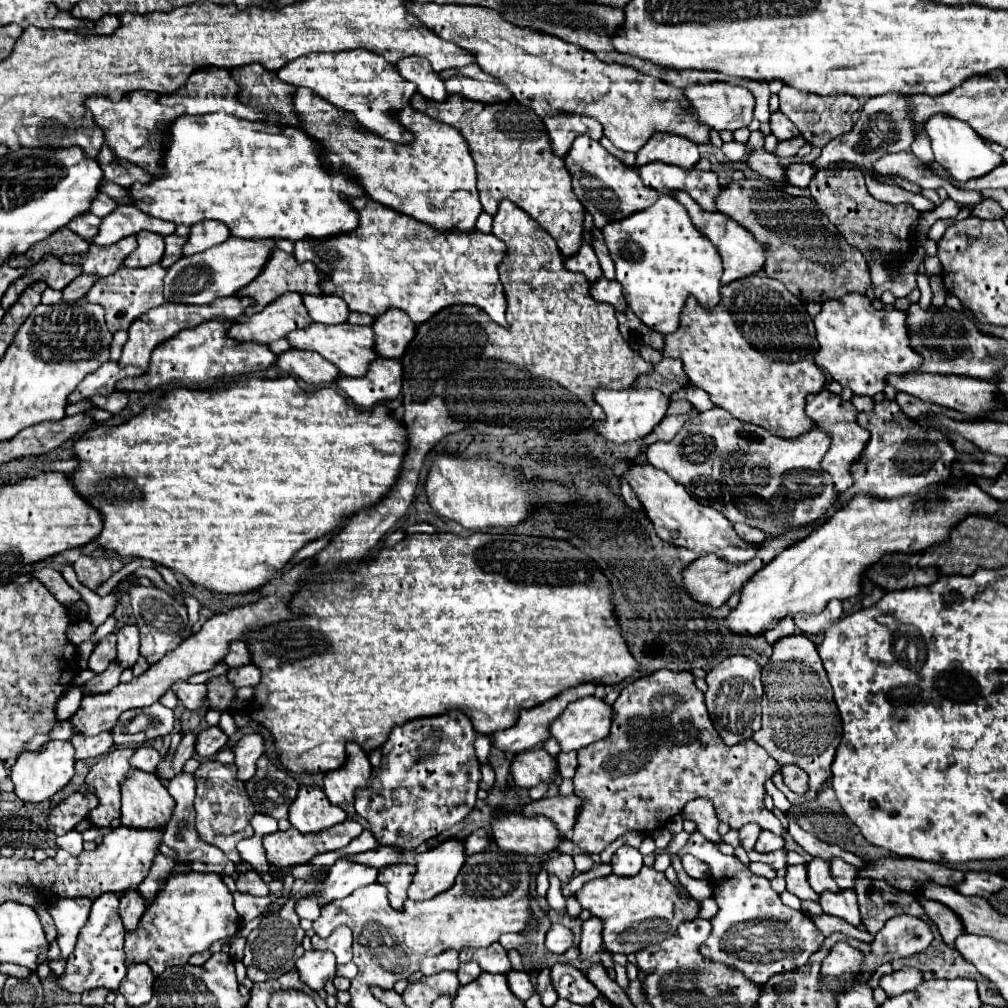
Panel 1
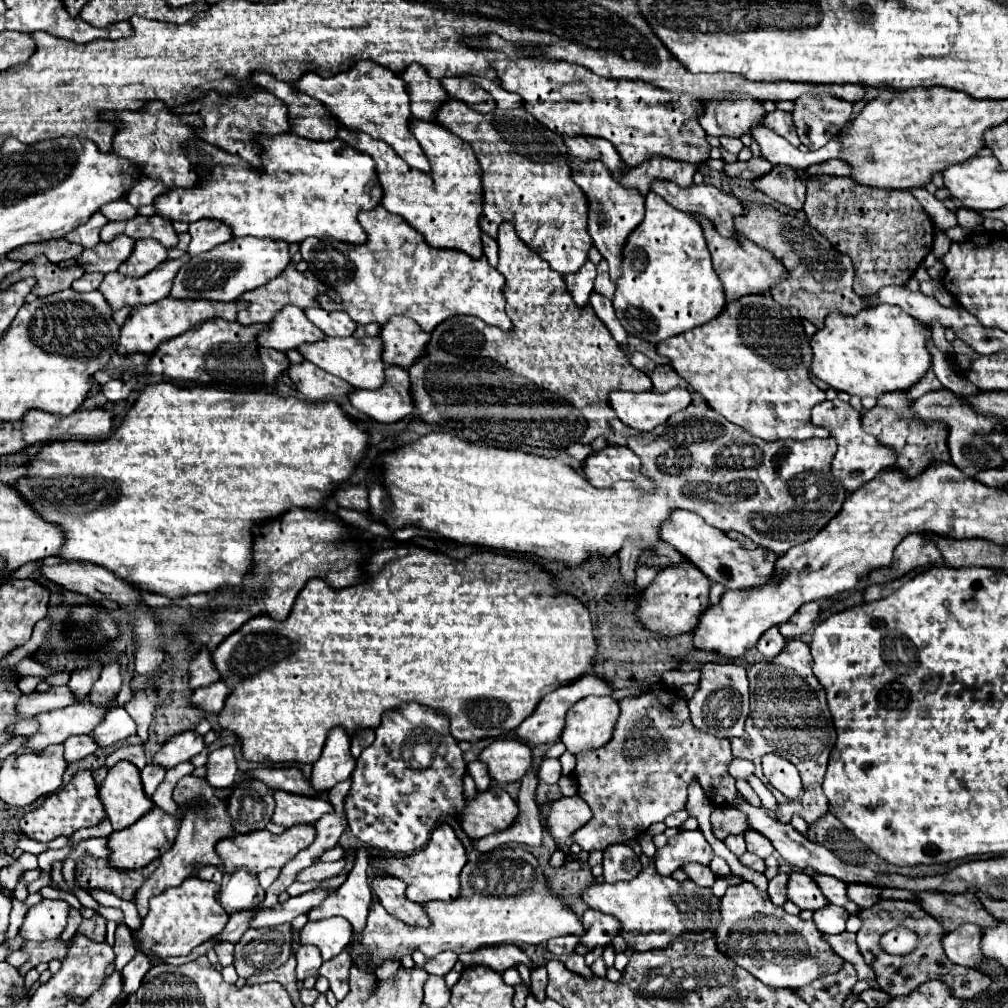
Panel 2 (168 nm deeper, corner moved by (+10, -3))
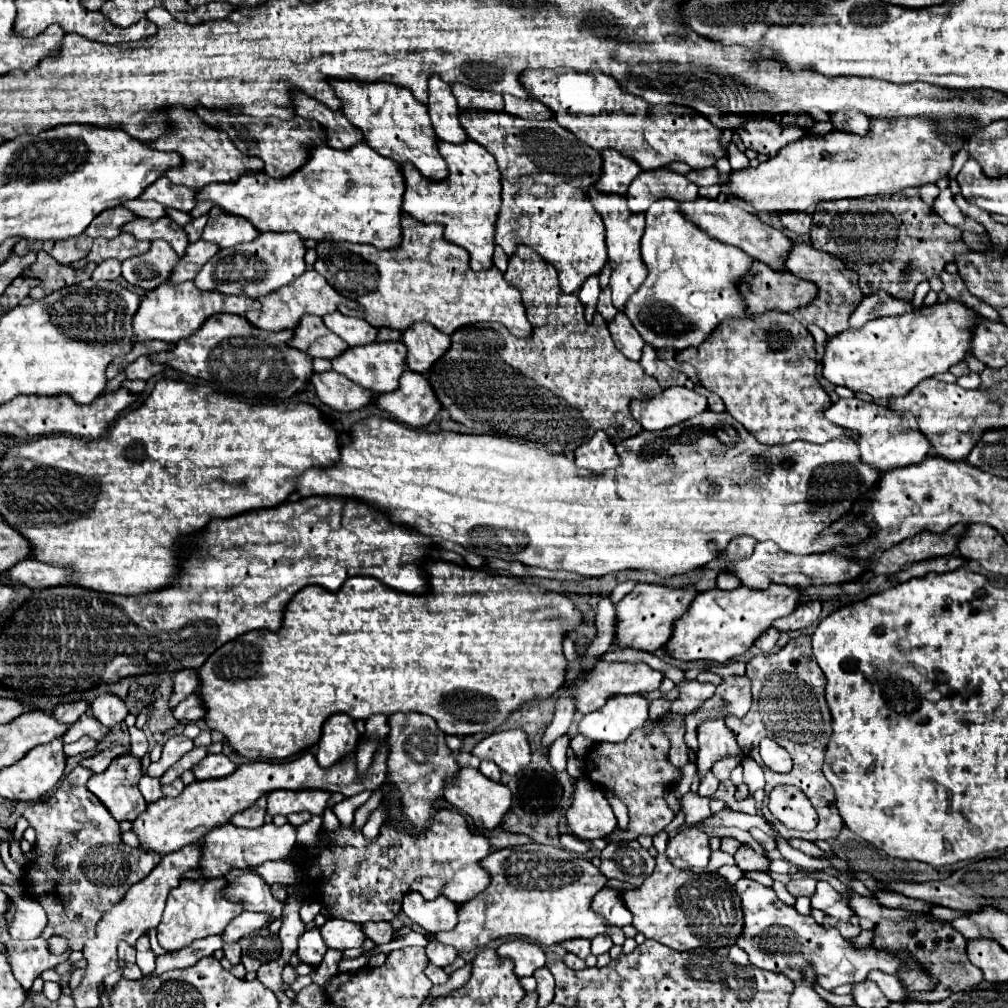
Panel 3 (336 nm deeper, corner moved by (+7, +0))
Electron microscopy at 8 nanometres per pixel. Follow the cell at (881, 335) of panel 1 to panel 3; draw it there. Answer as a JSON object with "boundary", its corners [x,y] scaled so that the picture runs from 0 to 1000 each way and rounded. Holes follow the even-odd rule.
{"boundary":[[[947,298],[932,300],[928,304],[892,312],[892,313],[866,315],[864,319],[860,319],[850,327],[838,327],[820,337],[818,351],[814,357],[816,373],[828,383],[840,383],[846,389],[858,389],[858,391],[864,391],[866,395],[896,393],[904,389],[916,375],[924,375],[928,371],[939,369],[941,363],[957,355],[957,351],[963,347],[961,335],[967,319],[969,319],[969,312],[957,302]]]}

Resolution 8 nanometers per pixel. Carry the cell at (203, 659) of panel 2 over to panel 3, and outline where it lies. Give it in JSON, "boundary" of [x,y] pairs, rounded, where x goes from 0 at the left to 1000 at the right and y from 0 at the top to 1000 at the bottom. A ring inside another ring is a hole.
{"boundary":[[[182,663],[182,667],[178,665],[174,669],[174,681],[172,681],[172,690],[170,690],[170,700],[178,698],[182,692],[186,692],[188,688],[191,688],[197,683],[197,669],[195,665],[189,663]]]}

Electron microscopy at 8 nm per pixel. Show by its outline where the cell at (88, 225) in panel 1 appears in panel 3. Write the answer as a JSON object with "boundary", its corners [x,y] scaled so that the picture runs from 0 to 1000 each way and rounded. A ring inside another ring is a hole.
{"boundary":[[[116,204],[98,212],[98,216],[94,216],[90,224],[86,224],[84,232],[88,236],[114,236],[118,232],[118,226],[132,216],[134,214],[128,208],[122,208],[122,204]]]}

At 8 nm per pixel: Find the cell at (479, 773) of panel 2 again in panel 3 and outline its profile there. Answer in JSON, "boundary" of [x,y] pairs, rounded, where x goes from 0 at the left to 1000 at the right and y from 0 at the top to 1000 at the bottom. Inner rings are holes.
{"boundary":[[[479,754],[479,756],[477,756],[477,760],[475,760],[475,766],[477,766],[479,770],[483,770],[483,772],[491,774],[491,776],[495,776],[495,774],[497,774],[497,764],[495,764],[495,762],[493,762],[493,758],[491,758],[491,756],[487,756],[487,754]]]}

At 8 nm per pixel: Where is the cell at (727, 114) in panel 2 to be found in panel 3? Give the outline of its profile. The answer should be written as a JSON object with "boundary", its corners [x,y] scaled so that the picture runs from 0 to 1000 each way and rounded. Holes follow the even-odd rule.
{"boundary":[[[747,117],[737,121],[735,125],[727,127],[727,133],[731,133],[739,147],[745,147],[753,153],[767,155],[777,145],[793,139],[799,135],[799,127],[795,125],[781,125],[775,121],[769,121],[767,117]]]}

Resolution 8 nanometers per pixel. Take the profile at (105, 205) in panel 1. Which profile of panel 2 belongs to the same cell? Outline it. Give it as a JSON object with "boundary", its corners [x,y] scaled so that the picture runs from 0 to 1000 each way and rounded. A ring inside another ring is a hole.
{"boundary":[[[123,197],[103,203],[103,207],[99,207],[99,211],[105,213],[109,219],[125,219],[125,217],[137,215],[137,207],[127,203],[127,199],[123,199]]]}

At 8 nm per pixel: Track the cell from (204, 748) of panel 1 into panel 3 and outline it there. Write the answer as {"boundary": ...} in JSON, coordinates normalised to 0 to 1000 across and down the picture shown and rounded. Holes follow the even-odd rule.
{"boundary":[[[172,730],[172,732],[168,732],[168,734],[164,736],[164,740],[162,740],[160,752],[158,752],[156,756],[150,756],[150,758],[148,758],[146,768],[158,772],[158,770],[164,768],[182,748],[186,748],[191,740],[193,740],[191,734],[186,734],[186,732],[182,732],[182,730]]]}

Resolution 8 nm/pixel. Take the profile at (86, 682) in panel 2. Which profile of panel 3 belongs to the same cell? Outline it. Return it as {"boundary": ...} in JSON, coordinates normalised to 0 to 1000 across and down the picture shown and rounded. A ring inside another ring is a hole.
{"boundary":[[[74,694],[74,696],[63,696],[59,698],[53,708],[57,712],[61,712],[61,716],[66,716],[66,718],[72,718],[74,714],[78,714],[80,708],[84,708],[88,702],[88,696],[86,694]]]}

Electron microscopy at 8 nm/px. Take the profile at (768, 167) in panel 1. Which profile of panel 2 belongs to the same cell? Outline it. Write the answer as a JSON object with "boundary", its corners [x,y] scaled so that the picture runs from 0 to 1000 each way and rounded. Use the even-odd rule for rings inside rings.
{"boundary":[[[778,164],[768,166],[764,172],[750,178],[748,186],[754,188],[756,191],[760,191],[764,197],[768,197],[784,207],[794,209],[798,203],[800,182],[798,182],[798,178],[792,176],[790,168],[786,168],[786,166],[778,166]]]}

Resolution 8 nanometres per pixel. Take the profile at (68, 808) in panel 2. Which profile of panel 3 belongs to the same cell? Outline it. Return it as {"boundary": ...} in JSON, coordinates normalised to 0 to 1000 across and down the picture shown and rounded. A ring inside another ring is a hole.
{"boundary":[[[112,740],[82,754],[80,760],[76,760],[47,794],[27,801],[23,808],[37,825],[35,843],[39,845],[37,853],[31,855],[31,881],[25,881],[25,885],[33,891],[41,891],[49,909],[49,917],[41,931],[19,935],[9,933],[5,937],[13,966],[25,982],[31,980],[33,972],[43,962],[64,954],[68,944],[82,942],[84,935],[94,931],[94,923],[102,911],[102,905],[120,895],[120,887],[126,885],[134,875],[142,873],[160,853],[158,847],[142,847],[138,841],[120,837],[118,817],[114,812],[110,812],[100,794],[86,784],[86,774],[92,770],[92,766],[102,766],[108,762],[112,752],[126,746],[128,742],[124,740]],[[55,927],[66,931],[68,935],[68,942],[63,948],[53,948],[47,942],[47,931]]]}

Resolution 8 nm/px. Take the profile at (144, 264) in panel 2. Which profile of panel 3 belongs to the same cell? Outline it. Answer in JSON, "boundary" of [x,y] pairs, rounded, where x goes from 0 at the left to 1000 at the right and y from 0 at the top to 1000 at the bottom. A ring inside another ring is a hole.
{"boundary":[[[152,238],[150,246],[144,252],[122,260],[122,276],[128,282],[140,284],[142,288],[152,288],[168,276],[176,258],[178,254],[166,240]]]}

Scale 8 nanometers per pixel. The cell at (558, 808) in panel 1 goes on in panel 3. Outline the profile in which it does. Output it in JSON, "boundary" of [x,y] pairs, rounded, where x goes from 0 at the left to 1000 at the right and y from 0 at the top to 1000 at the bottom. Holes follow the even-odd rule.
{"boundary":[[[574,772],[568,786],[568,796],[561,806],[561,815],[566,827],[584,835],[598,831],[612,819],[612,812],[598,784],[584,772]]]}

